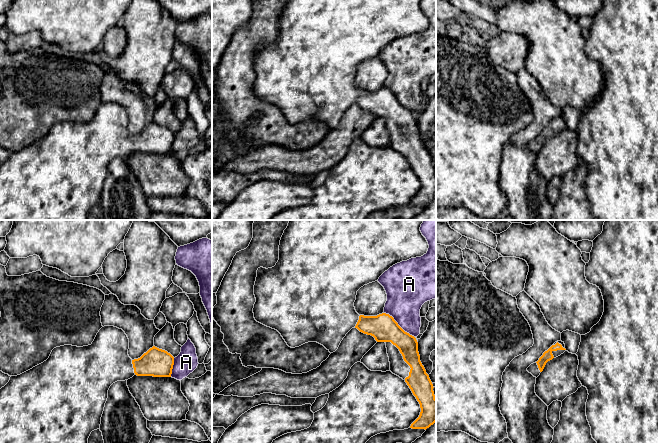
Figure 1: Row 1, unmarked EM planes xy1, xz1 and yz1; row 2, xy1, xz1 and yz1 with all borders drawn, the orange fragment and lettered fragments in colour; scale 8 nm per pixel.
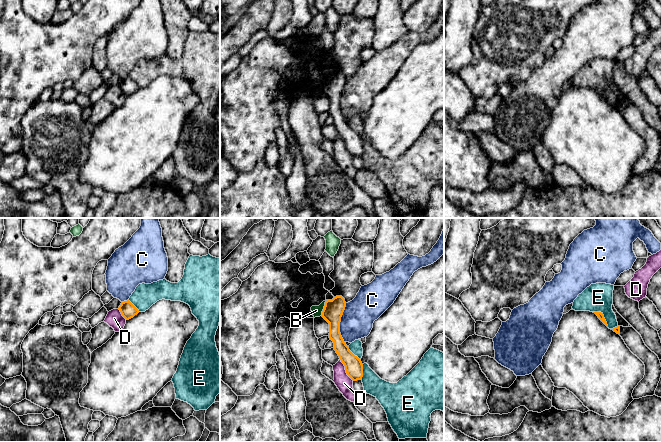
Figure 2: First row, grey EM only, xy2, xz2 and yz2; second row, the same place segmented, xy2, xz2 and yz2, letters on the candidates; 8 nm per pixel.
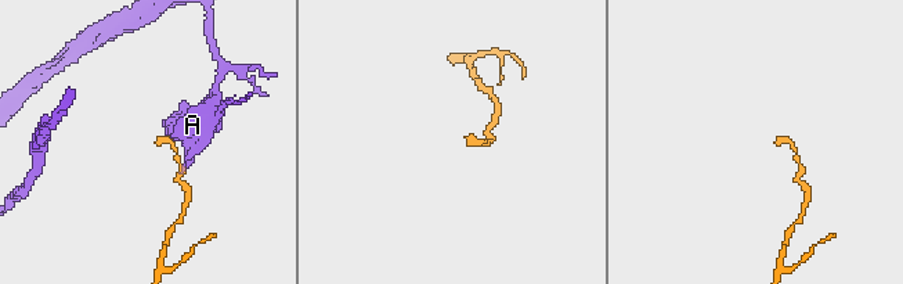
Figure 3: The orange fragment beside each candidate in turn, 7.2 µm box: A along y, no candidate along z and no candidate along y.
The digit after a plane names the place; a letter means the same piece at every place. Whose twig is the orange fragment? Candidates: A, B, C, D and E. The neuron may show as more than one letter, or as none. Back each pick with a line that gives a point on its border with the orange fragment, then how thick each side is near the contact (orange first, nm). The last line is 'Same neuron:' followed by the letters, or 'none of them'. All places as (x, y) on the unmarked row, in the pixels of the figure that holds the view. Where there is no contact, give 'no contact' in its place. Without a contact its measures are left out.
Same neuron: none of them

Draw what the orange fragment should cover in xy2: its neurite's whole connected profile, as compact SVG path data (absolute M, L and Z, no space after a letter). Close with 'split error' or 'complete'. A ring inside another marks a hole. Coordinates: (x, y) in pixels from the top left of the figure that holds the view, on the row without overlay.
M124 77L118 84L122 92L129 96L139 89L139 86L129 77Z; complete

